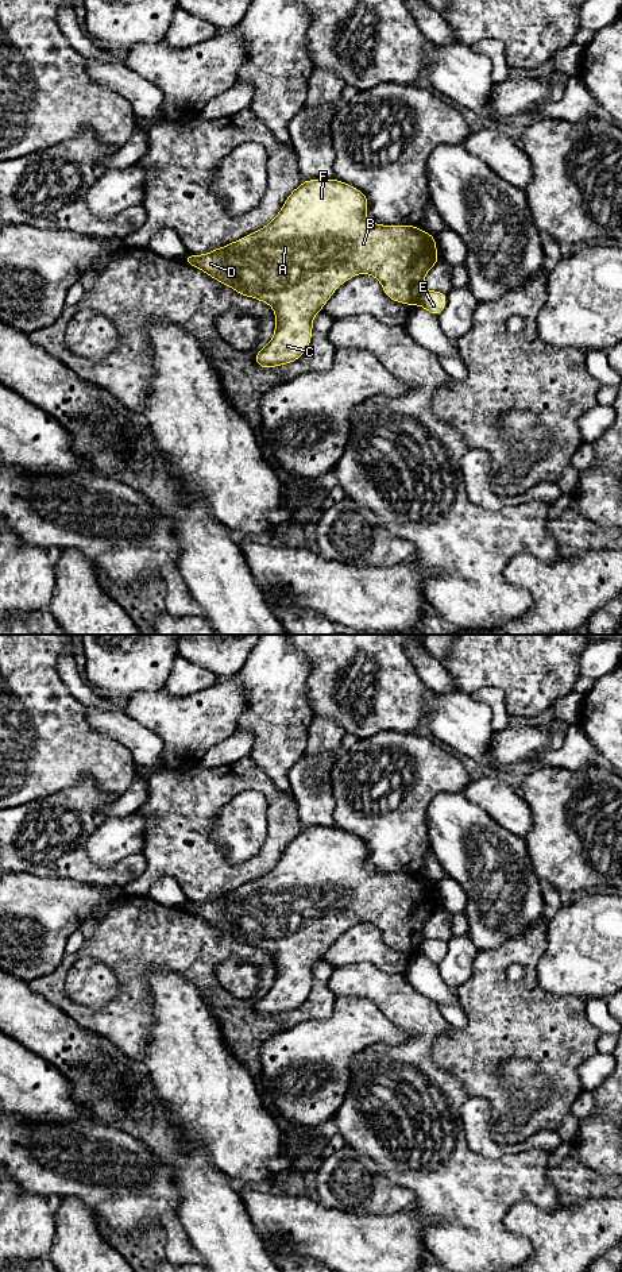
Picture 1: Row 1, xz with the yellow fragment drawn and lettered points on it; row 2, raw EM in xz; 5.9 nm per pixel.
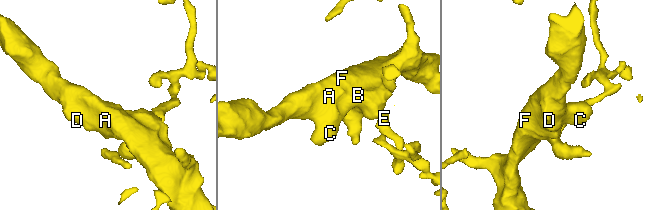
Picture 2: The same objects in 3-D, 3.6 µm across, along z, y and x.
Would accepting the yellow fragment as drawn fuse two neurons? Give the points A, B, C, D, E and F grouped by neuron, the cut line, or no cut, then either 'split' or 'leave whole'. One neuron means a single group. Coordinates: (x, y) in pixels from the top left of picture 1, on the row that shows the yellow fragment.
A B C D F / E; cut in xz along (425, 290), (416, 304); split

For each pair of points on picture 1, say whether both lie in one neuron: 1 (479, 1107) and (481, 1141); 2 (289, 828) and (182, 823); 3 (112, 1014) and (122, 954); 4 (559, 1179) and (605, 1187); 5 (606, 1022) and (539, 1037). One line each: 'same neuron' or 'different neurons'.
1: same neuron
2: same neuron
3: same neuron
4: same neuron
5: different neurons

